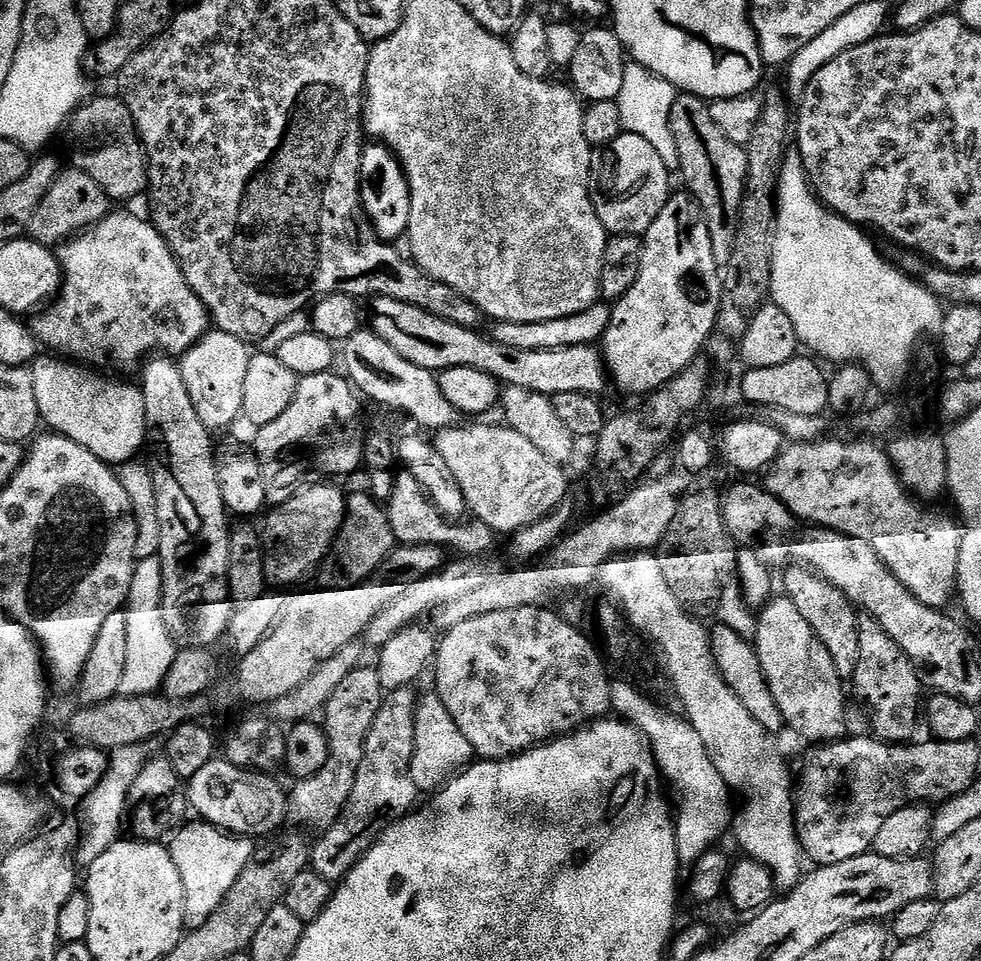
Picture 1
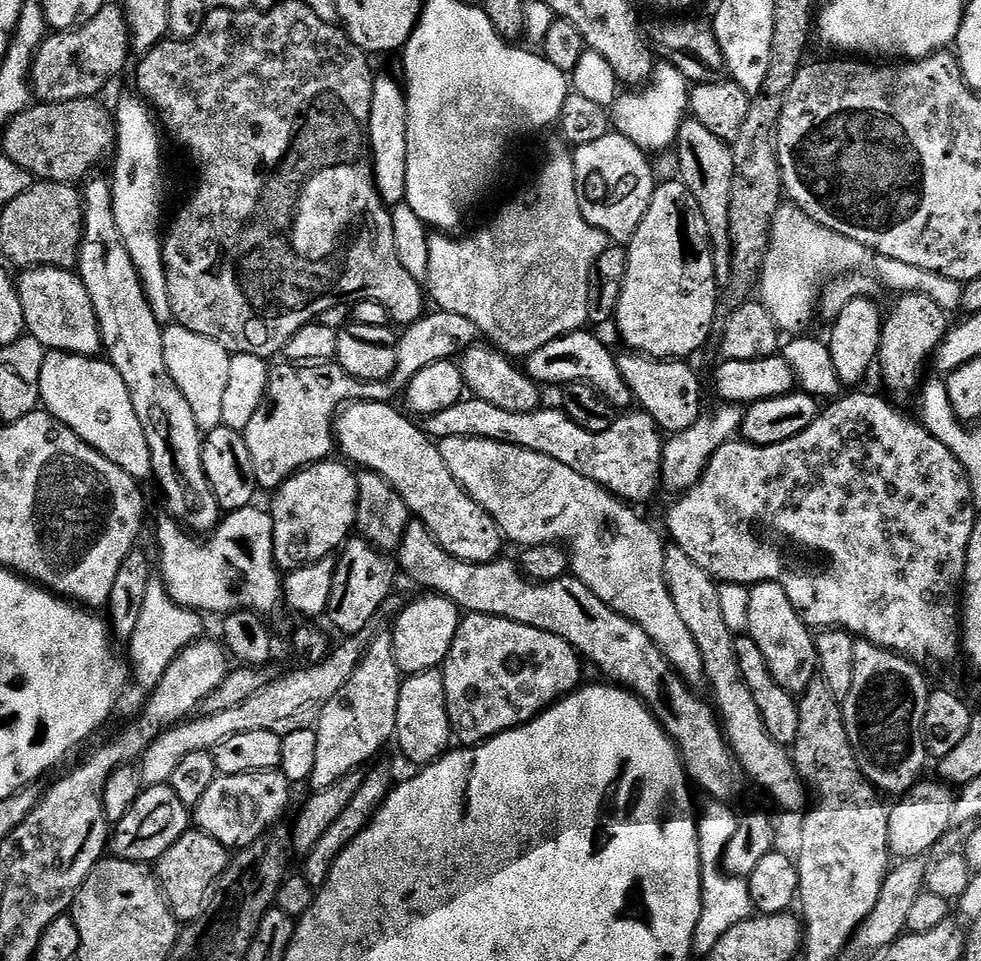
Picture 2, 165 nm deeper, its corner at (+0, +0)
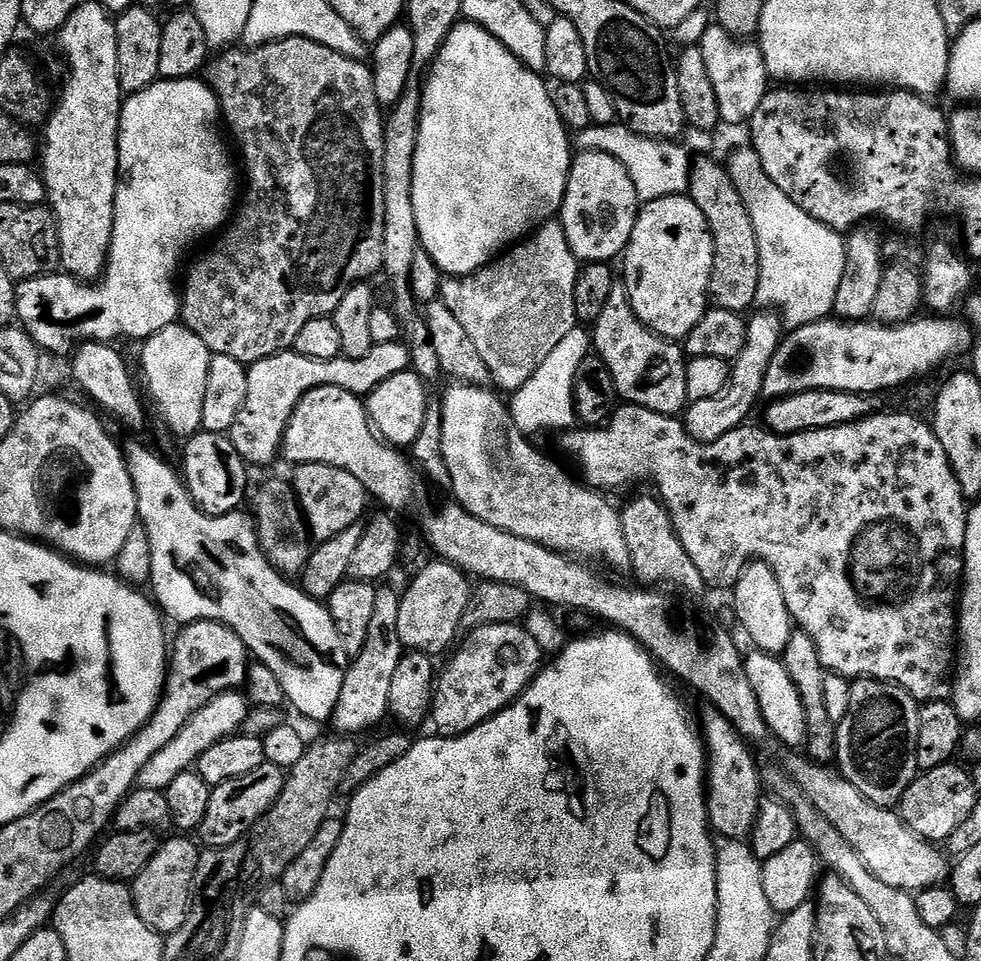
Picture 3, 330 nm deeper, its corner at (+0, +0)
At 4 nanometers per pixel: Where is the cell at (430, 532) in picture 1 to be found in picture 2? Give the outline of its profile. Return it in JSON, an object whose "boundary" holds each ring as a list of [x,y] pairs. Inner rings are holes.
{"boundary":[[[415,518],[409,519],[404,526],[400,543],[394,553],[395,563],[399,571],[404,572],[420,587],[437,596],[445,596],[454,602],[461,613],[477,616],[497,616],[513,620],[526,626],[534,626],[538,630],[546,630],[546,634],[554,634],[565,640],[585,661],[600,668],[601,677],[607,678],[613,685],[626,688],[648,706],[648,711],[664,728],[664,733],[670,737],[680,753],[680,762],[684,765],[684,775],[693,785],[696,784],[705,792],[705,797],[723,802],[735,801],[740,792],[742,773],[740,765],[732,749],[729,748],[723,727],[714,711],[713,705],[707,699],[699,700],[687,680],[683,680],[676,669],[669,664],[666,657],[660,653],[658,646],[630,618],[618,614],[610,606],[602,602],[584,583],[571,574],[565,574],[560,580],[551,580],[545,584],[533,584],[520,571],[517,561],[497,558],[491,564],[468,564],[450,555],[440,548],[439,542],[426,530],[423,523]]]}

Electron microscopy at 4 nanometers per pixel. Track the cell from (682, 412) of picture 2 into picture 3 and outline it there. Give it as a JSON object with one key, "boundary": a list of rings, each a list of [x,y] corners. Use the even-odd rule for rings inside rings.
{"boundary":[[[623,283],[613,284],[610,298],[602,314],[591,325],[590,335],[595,355],[606,362],[606,370],[614,378],[616,395],[621,401],[654,410],[663,416],[676,416],[687,409],[690,401],[686,394],[686,353],[679,343],[665,340],[651,332],[637,318]]]}

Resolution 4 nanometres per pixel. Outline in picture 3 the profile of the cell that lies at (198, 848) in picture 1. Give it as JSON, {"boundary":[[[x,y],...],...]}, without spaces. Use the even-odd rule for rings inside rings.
{"boundary":[[[176,834],[173,840],[168,840],[165,844],[163,841],[157,847],[154,858],[146,862],[146,866],[130,884],[138,918],[142,918],[146,926],[150,926],[165,938],[177,932],[188,917],[188,910],[192,903],[194,870],[198,870],[201,854],[201,849],[196,848],[197,841],[193,840],[187,835]]]}

